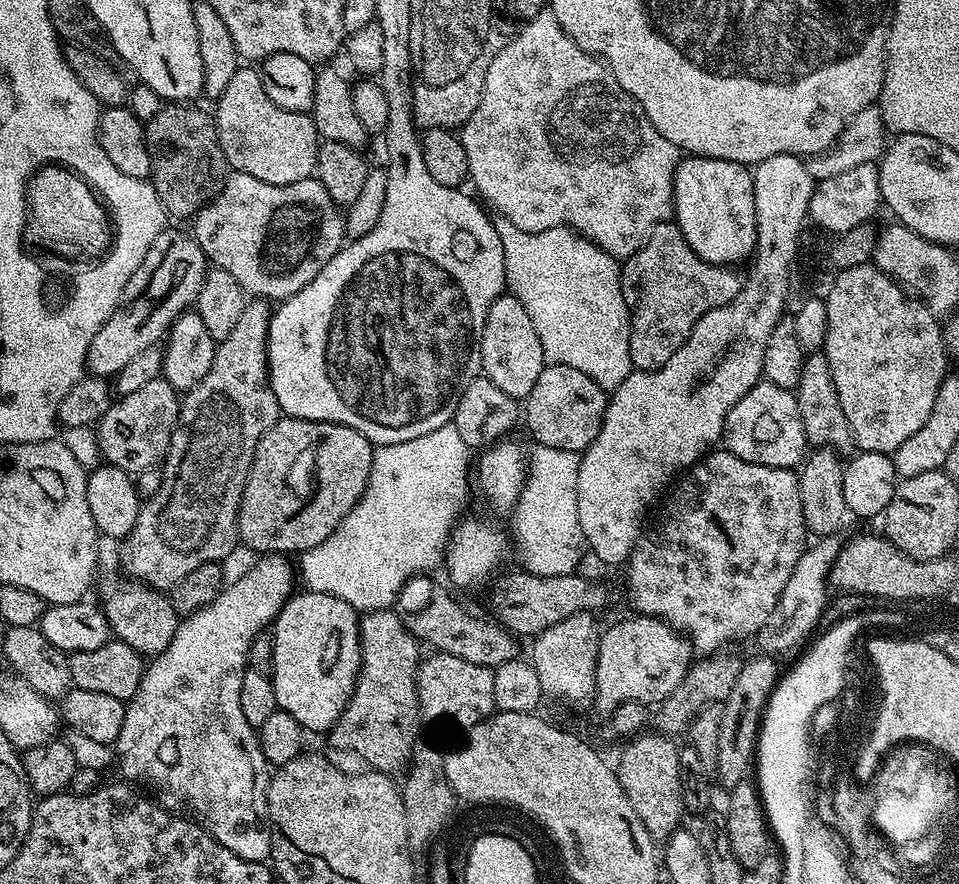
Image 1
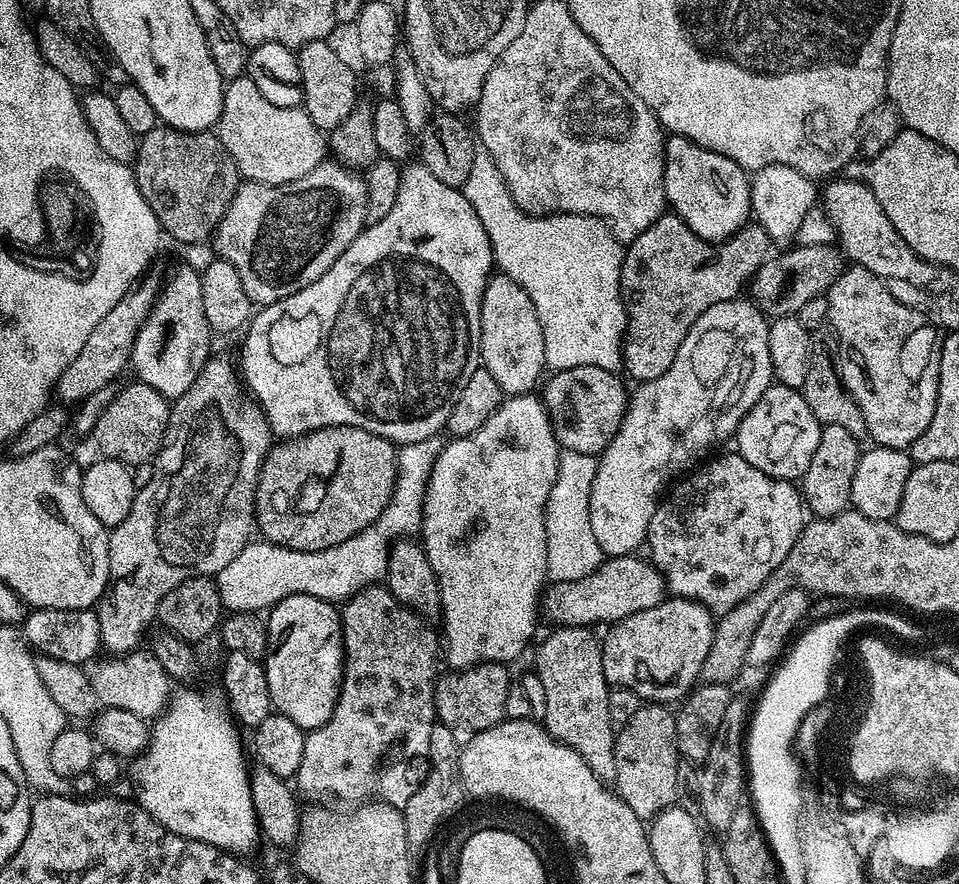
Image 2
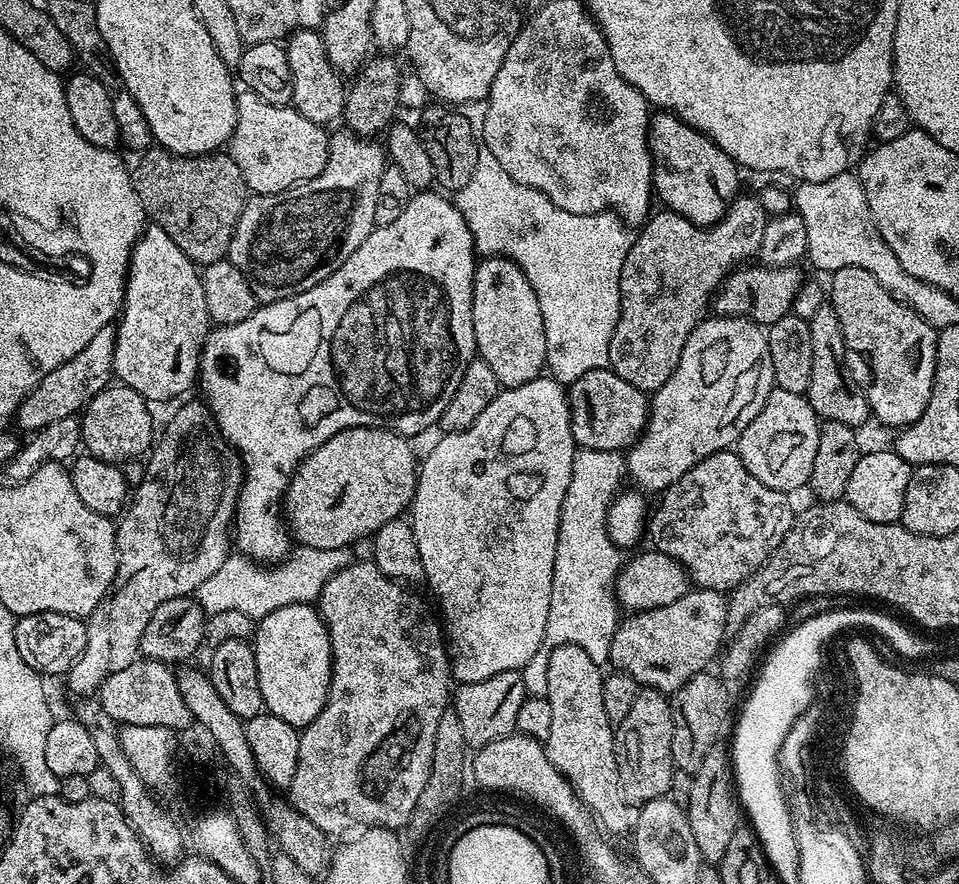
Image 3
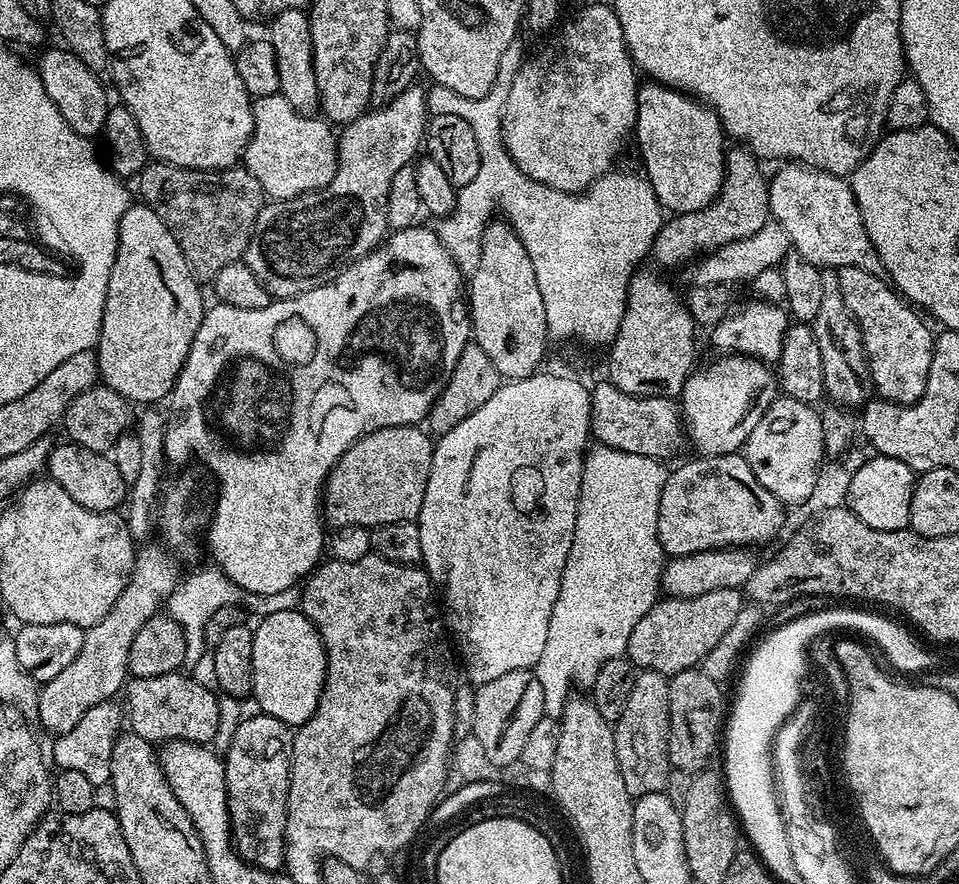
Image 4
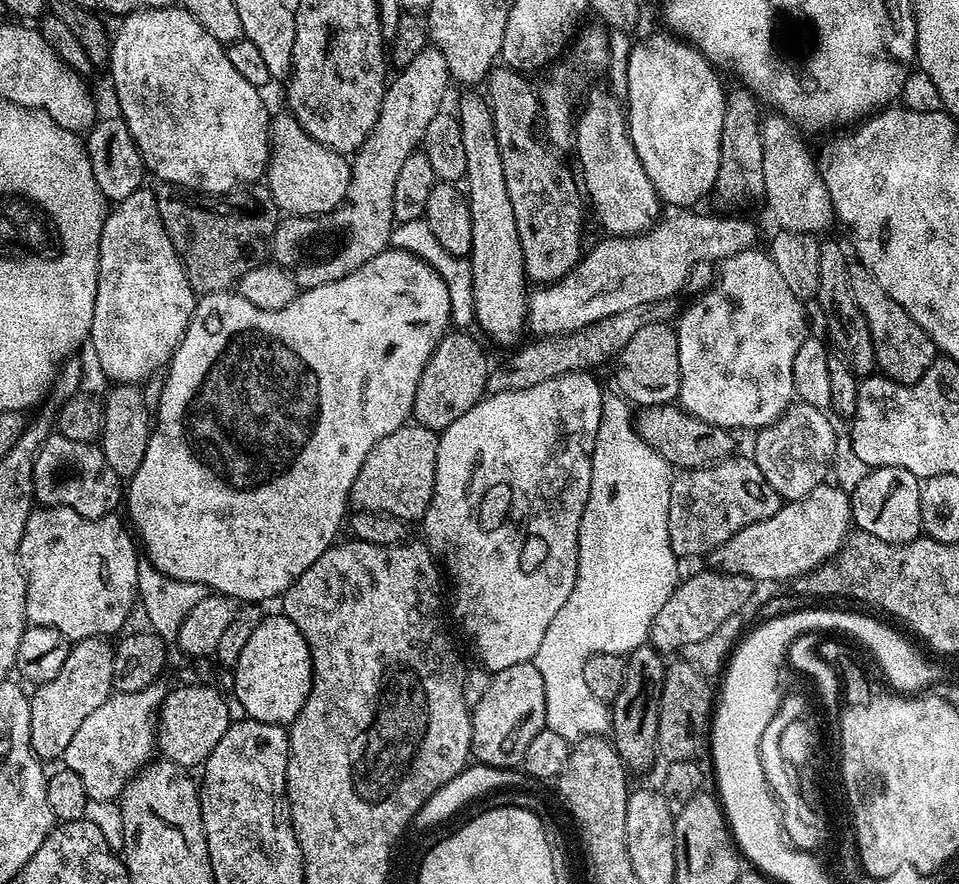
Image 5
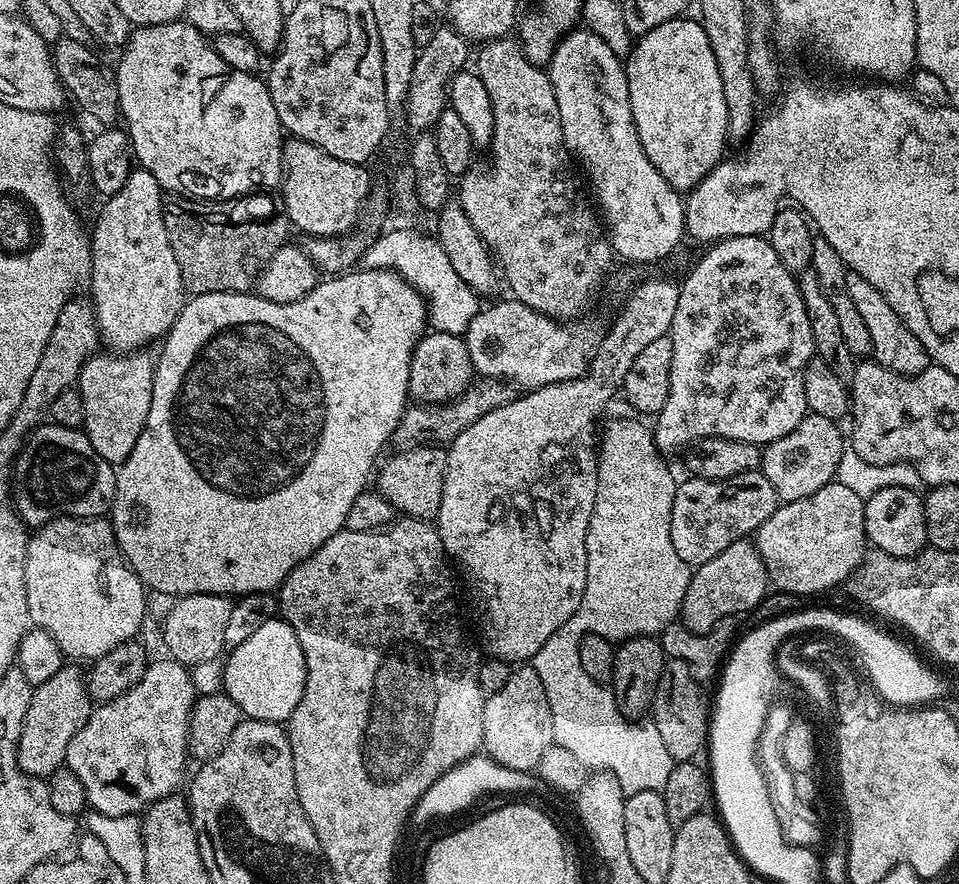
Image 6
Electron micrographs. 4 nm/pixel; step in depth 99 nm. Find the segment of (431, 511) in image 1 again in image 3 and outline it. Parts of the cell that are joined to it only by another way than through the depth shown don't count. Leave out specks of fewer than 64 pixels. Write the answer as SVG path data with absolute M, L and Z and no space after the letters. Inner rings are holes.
M301 547L299 551L297 556L289 555L275 566L265 566L243 554L229 555L228 560L222 562L222 566L218 566L218 570L214 570L206 582L202 582L198 590L201 608L208 614L222 610L242 610L242 614L263 618L287 604L316 602L328 579L354 560L351 547L334 550Z

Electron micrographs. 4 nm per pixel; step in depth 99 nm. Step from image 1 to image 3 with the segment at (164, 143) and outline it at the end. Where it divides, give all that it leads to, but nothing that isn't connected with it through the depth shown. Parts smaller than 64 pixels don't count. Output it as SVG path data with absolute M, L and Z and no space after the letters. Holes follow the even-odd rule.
M152 146L131 169L132 185L144 207L144 215L155 227L166 230L193 264L203 266L225 259L250 189L238 162L224 150L198 156L177 156L167 148Z

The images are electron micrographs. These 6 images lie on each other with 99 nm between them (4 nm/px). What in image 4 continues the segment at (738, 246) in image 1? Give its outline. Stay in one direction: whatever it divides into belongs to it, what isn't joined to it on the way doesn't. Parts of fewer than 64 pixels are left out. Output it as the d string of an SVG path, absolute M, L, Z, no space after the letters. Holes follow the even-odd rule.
M648 82L636 93L636 126L634 137L640 143L644 155L646 179L652 185L661 205L673 213L700 212L708 207L724 185L724 157L726 155L726 133L720 126L716 113L689 95L667 87L659 82Z

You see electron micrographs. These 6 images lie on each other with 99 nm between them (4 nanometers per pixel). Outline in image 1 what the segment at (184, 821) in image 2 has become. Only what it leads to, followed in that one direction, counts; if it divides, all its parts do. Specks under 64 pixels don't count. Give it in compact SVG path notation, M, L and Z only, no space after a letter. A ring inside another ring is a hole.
M264 554L257 560L260 561L245 576L238 577L233 584L231 581L206 607L199 608L197 612L187 613L177 623L176 633L170 642L170 646L166 646L166 650L162 650L158 655L151 657L147 661L144 676L140 679L138 690L133 694L132 699L127 701L124 709L124 721L122 722L122 730L118 734L114 745L114 756L118 761L118 768L120 764L120 772L124 775L121 777L125 781L135 782L137 785L153 784L154 787L161 788L164 792L169 792L176 799L177 806L189 808L193 812L189 813L195 817L200 827L207 830L222 846L226 846L226 850L238 854L238 858L246 858L246 862L263 864L272 854L272 829L268 822L270 765L267 758L262 754L262 746L260 745L257 729L252 728L250 722L246 722L246 717L242 714L242 702L240 702L242 678L248 668L248 651L254 642L254 638L258 638L275 621L278 613L283 610L286 601L293 595L292 576L294 580L294 564L293 561L291 564L288 561L291 559L284 554Z

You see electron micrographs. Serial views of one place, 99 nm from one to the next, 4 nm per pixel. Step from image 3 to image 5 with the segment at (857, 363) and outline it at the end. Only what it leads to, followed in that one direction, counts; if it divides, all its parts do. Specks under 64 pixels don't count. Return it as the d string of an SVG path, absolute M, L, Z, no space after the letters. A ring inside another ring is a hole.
M859 262L849 267L848 278L854 302L858 302L862 314L866 314L870 338L874 342L876 368L897 384L917 384L938 355L932 337L922 326L918 326L918 322L914 322L914 318L910 318L901 304L894 302L894 298L882 290L882 286L878 286L871 272Z

